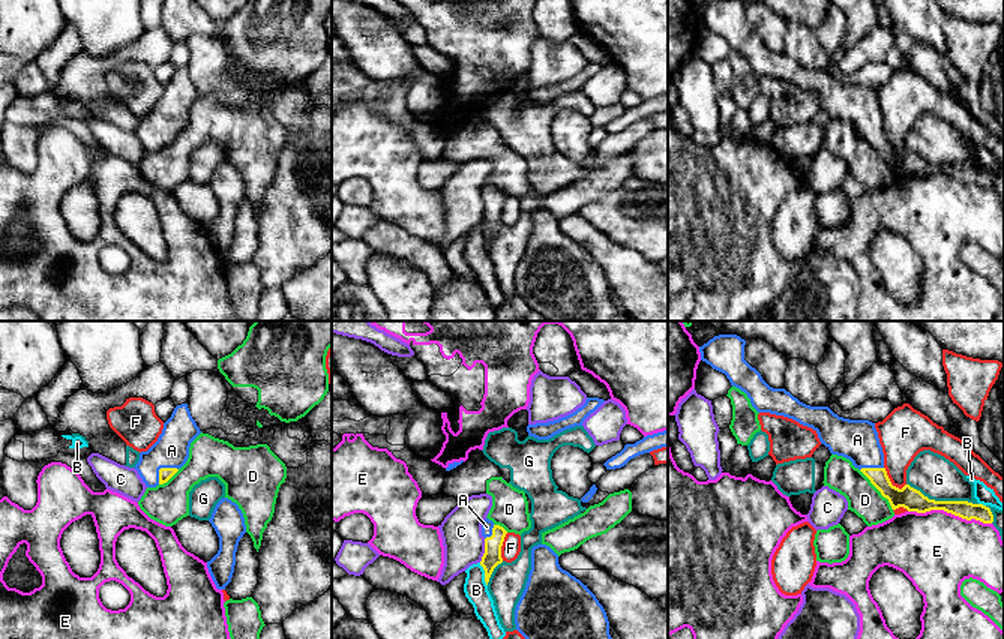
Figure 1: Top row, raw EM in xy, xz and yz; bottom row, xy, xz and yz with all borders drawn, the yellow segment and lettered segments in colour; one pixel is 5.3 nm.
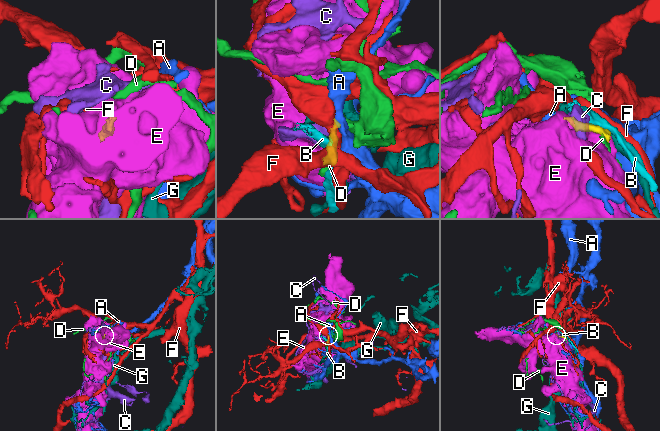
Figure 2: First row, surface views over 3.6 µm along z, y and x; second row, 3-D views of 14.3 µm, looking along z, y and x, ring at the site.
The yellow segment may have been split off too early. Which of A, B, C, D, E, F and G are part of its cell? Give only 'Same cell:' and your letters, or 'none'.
Same cell: B

